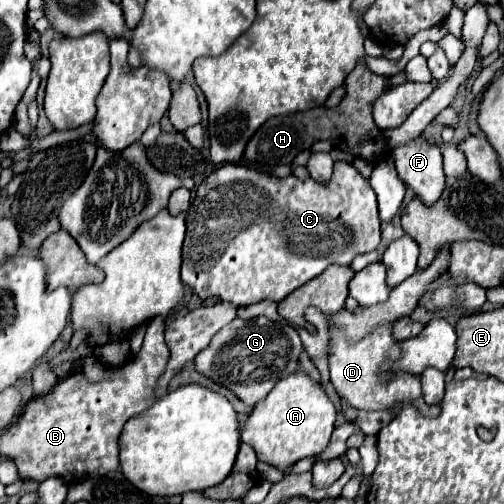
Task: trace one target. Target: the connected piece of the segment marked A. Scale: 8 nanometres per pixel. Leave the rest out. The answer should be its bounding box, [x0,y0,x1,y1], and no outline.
[242,370,336,470]

